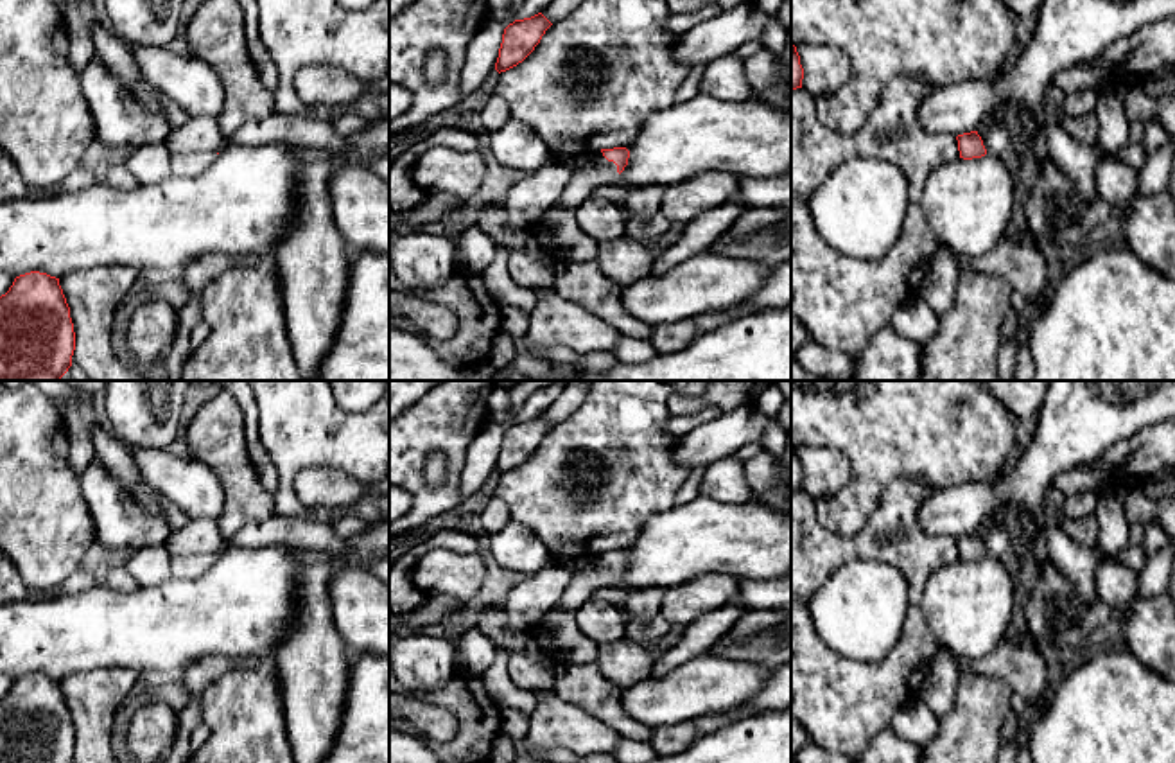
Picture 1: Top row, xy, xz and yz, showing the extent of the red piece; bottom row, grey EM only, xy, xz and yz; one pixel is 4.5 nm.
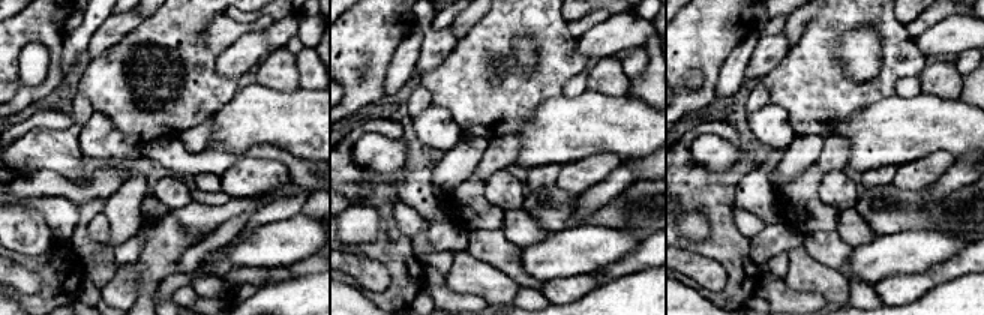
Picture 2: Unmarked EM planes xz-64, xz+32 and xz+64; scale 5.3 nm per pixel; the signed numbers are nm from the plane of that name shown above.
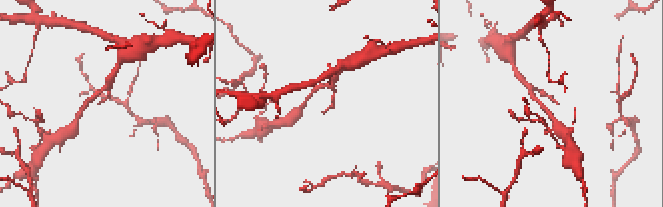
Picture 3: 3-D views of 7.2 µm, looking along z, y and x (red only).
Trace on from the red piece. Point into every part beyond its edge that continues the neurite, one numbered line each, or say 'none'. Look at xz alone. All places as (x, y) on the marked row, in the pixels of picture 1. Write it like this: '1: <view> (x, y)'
1: xz (600, 171)

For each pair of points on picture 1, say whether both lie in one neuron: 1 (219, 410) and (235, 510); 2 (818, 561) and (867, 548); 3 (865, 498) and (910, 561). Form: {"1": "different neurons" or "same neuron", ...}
{"1": "same neuron", "2": "same neuron", "3": "different neurons"}

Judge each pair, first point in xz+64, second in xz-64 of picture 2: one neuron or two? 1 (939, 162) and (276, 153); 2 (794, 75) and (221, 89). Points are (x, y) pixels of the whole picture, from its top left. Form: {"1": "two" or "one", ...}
{"1": "two", "2": "one"}

